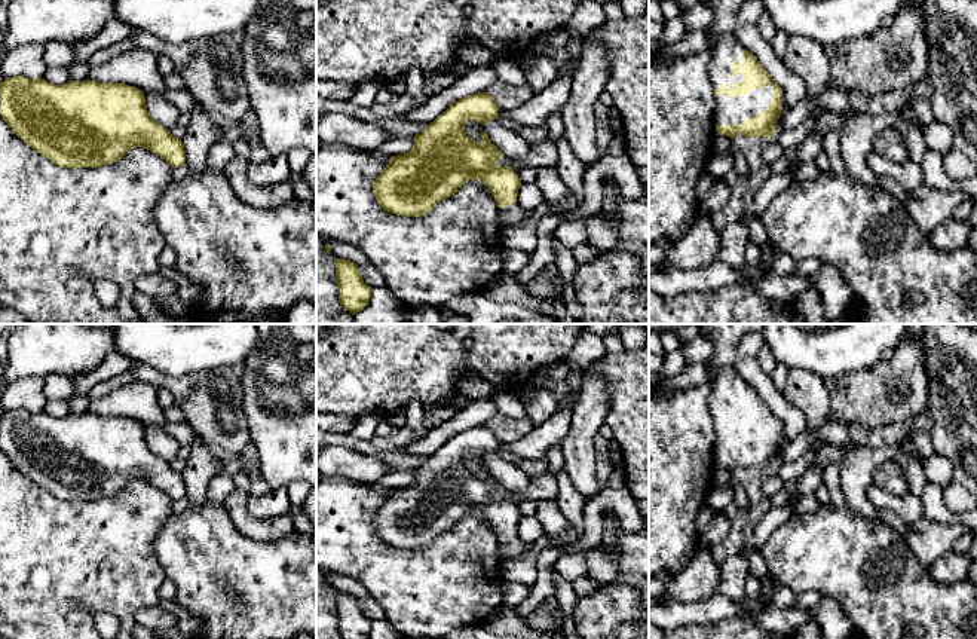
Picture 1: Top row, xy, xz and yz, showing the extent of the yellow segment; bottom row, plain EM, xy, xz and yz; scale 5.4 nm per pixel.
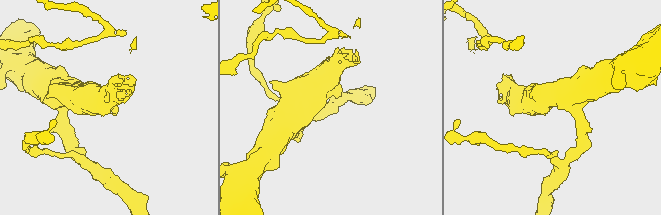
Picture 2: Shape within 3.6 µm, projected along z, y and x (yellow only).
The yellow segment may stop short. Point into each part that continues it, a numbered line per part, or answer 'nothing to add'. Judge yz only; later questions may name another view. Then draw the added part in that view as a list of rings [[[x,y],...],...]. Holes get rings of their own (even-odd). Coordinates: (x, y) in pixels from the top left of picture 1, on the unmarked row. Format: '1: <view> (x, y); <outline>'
1: yz (728, 445); [[[772,418],[763,422],[750,422],[747,428],[732,432],[729,428],[714,428],[716,458],[739,458],[744,452],[753,452],[763,446],[772,435]]]

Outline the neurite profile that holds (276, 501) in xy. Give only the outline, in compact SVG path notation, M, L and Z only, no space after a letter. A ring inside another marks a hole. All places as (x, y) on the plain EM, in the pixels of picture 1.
M269 489L263 496L246 499L248 513L260 520L287 514L294 502L288 498L287 489Z

